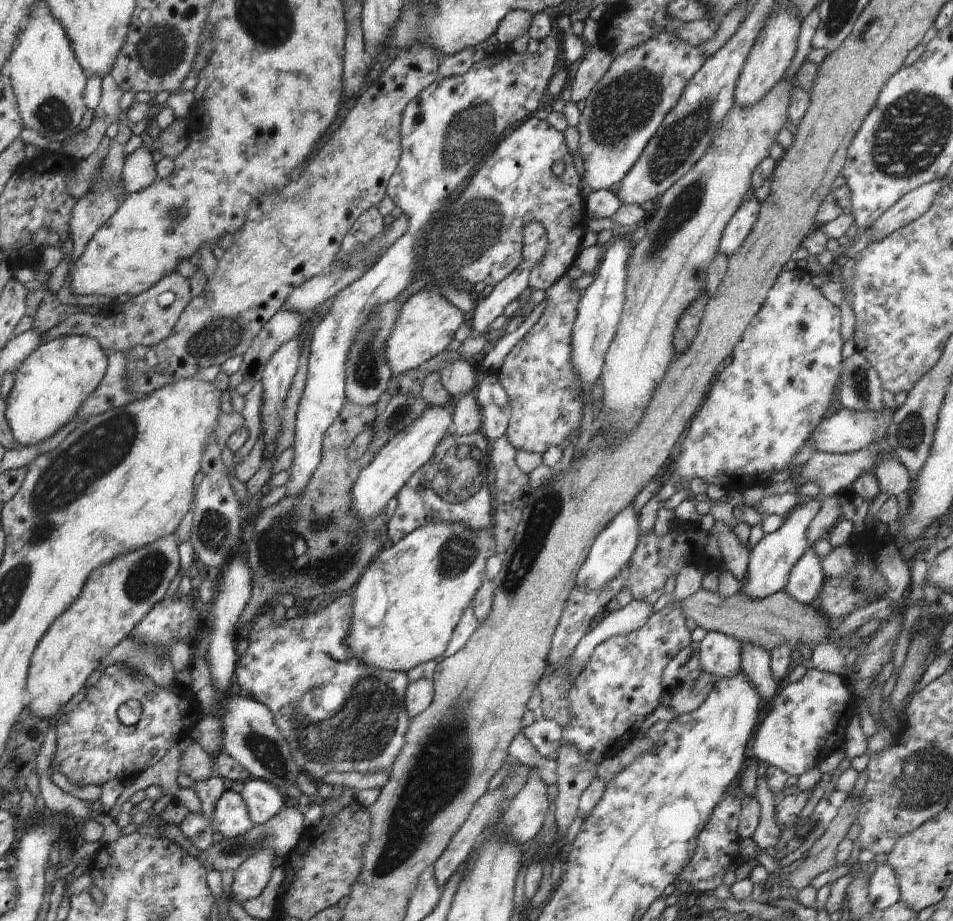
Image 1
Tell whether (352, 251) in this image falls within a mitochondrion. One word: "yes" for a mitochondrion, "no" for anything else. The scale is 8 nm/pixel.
yes

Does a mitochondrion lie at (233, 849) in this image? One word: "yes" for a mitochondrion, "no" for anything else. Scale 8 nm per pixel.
yes

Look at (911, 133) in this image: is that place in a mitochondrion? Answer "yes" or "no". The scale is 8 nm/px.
yes

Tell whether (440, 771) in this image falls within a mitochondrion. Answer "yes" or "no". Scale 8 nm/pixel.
yes

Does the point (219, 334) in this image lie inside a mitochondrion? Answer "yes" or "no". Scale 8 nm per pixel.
yes

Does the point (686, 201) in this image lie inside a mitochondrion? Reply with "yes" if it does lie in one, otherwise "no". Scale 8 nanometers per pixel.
yes

